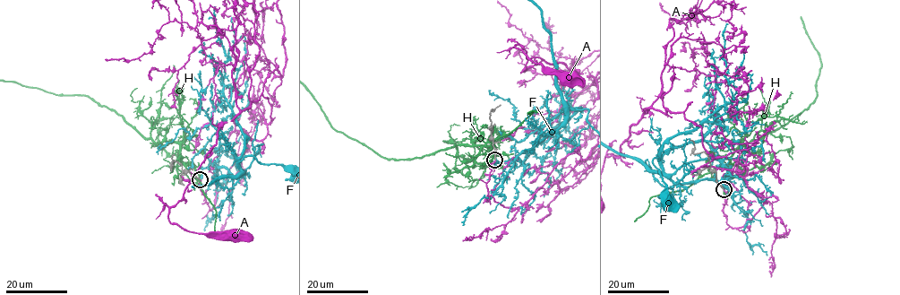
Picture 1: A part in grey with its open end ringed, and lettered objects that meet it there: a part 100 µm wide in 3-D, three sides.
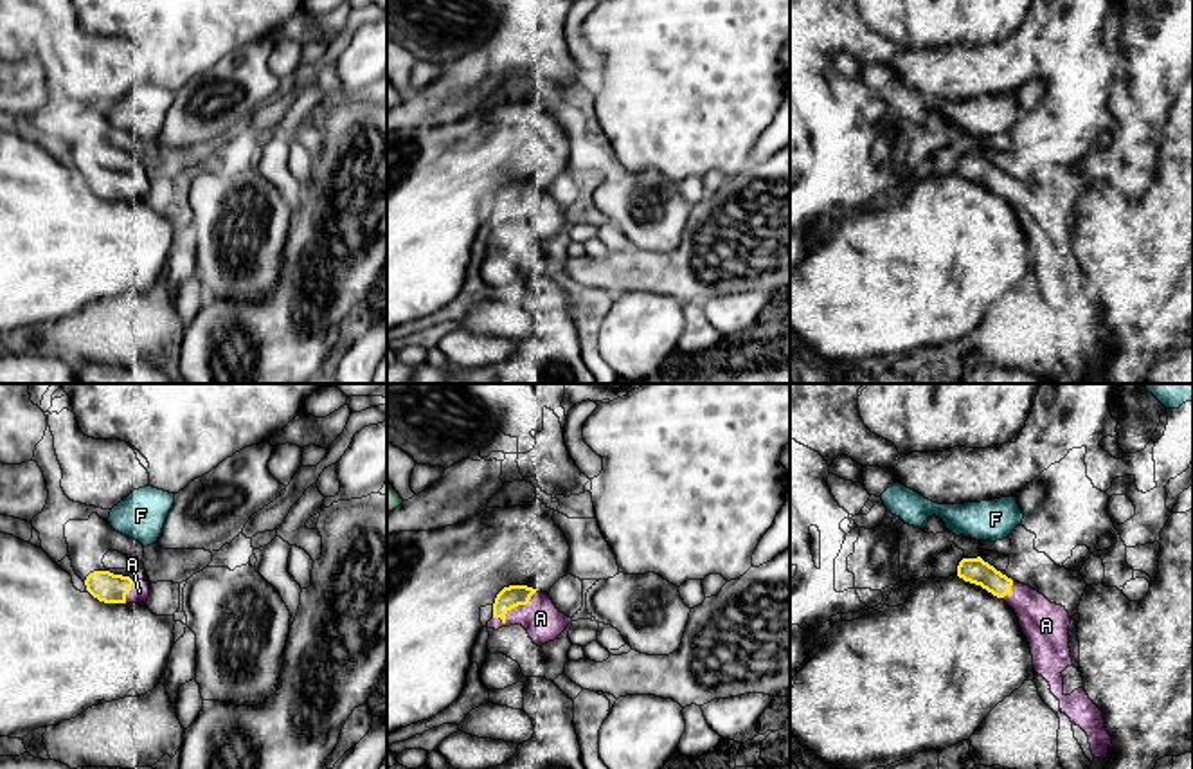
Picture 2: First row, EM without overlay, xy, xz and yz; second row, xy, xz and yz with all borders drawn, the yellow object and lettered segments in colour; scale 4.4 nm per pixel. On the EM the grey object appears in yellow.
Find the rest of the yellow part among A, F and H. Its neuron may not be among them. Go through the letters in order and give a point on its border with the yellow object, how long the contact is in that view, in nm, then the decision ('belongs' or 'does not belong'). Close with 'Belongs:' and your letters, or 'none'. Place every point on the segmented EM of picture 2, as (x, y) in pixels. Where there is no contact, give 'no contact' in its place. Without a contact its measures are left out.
A: xz (515, 606) | 220 nm | belongs
F: no contact | does not belong
H: no contact | does not belong
Belongs: A

